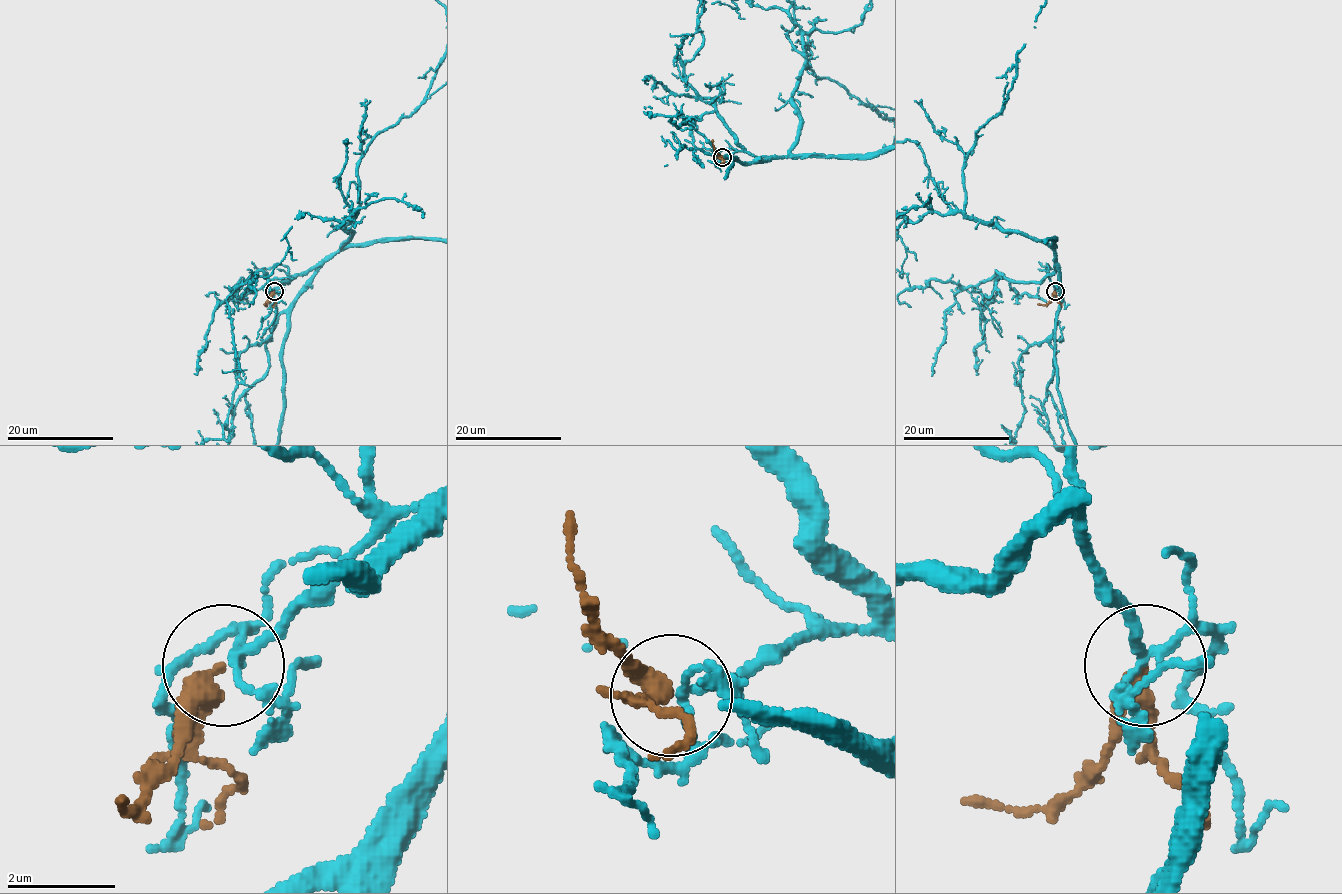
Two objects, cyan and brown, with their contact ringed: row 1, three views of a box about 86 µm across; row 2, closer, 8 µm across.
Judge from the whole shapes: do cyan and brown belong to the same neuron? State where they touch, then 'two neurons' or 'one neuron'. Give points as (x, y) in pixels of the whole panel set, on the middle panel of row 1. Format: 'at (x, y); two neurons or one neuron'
at (722, 157); one neuron

